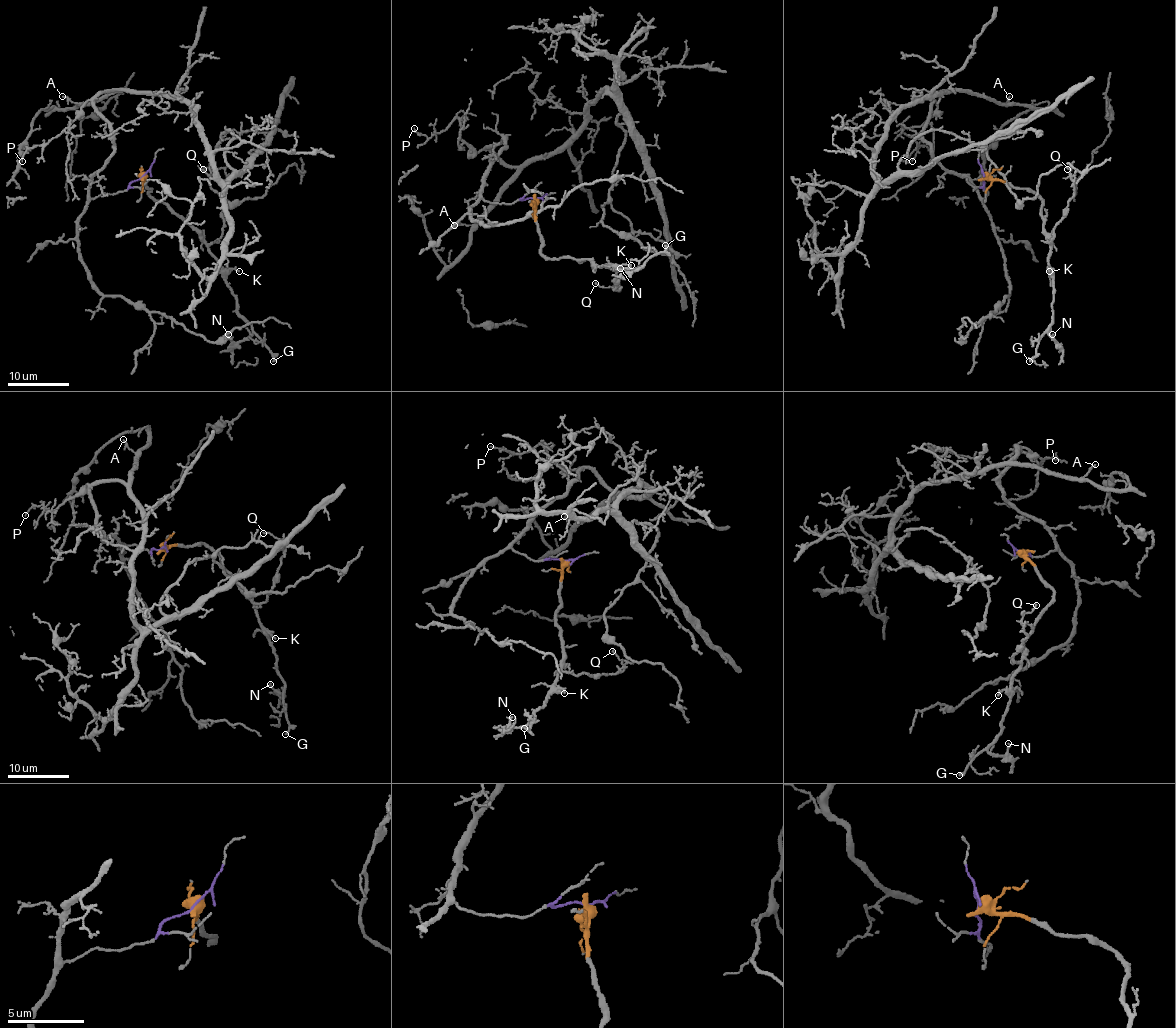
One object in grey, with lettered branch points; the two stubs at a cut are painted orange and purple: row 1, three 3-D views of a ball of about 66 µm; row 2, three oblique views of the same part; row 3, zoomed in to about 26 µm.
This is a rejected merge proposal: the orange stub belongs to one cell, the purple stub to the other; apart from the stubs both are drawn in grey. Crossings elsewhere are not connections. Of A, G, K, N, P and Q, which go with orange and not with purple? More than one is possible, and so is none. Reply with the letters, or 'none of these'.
G, K, N, Q

